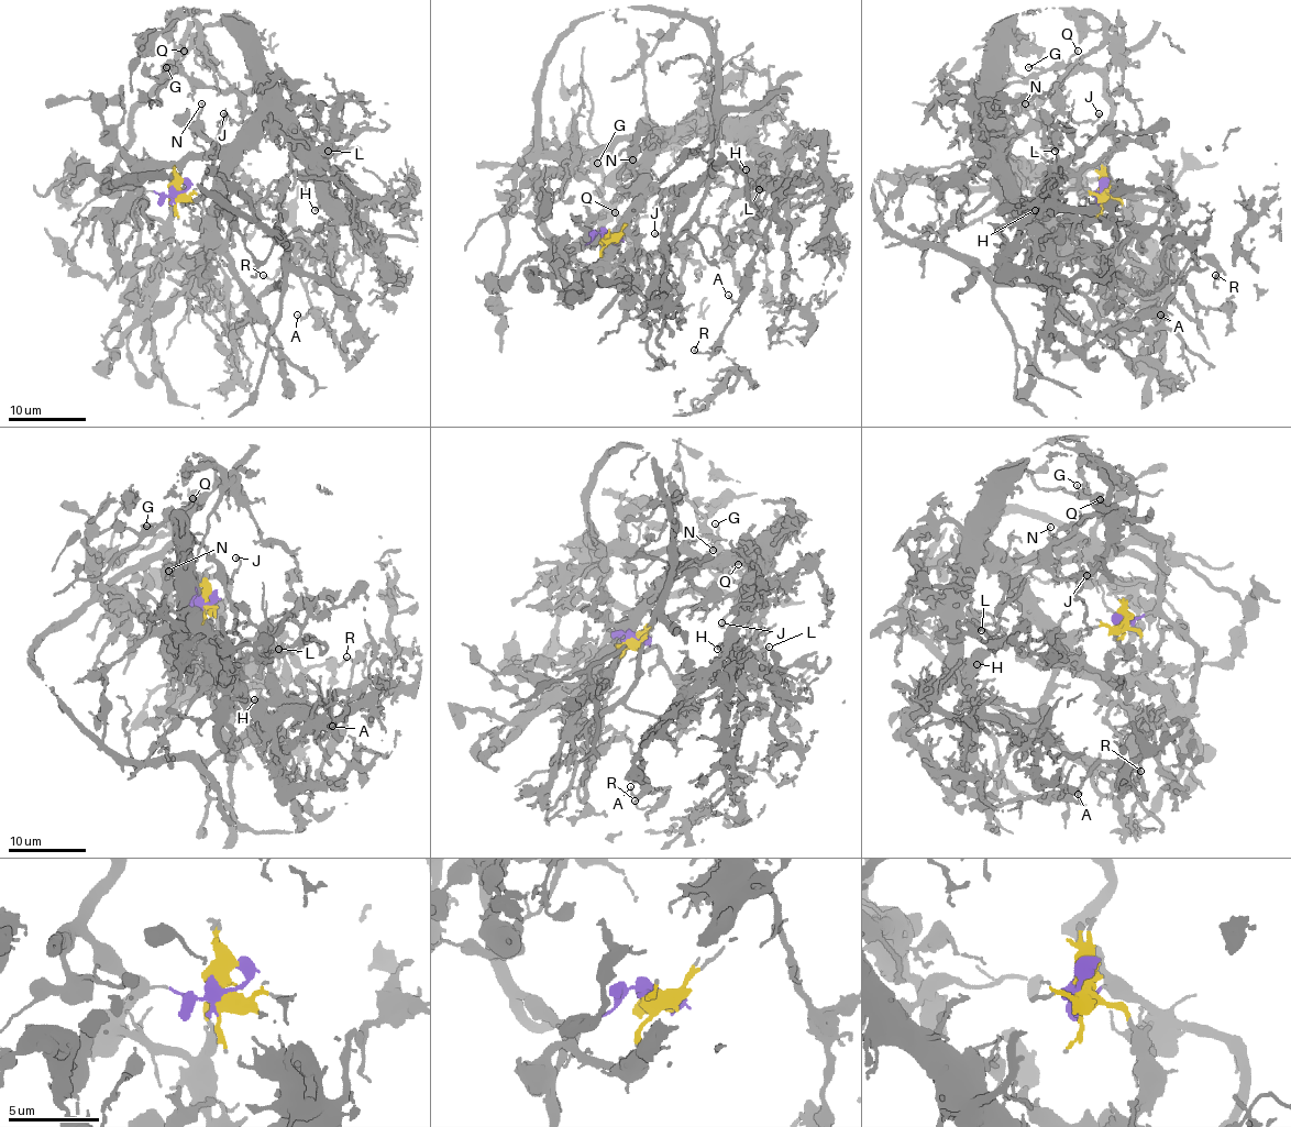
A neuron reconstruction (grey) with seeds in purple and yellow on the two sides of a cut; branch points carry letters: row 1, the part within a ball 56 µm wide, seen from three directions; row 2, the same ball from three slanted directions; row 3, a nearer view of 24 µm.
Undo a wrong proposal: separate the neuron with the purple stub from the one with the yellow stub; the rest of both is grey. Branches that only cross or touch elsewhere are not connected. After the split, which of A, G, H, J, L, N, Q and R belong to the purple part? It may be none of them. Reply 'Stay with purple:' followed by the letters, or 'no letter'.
Stay with purple: G, J, Q

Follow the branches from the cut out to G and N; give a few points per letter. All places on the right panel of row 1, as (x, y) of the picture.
G: (1100, 192), (1113, 189), (1102, 169), (1103, 156), (1113, 142), (1107, 84), (1094, 69), (1027, 68)
N: (1100, 192), (1121, 202), (1127, 238), (1084, 257), (1002, 164), (1000, 152), (1029, 121), (1025, 103)

